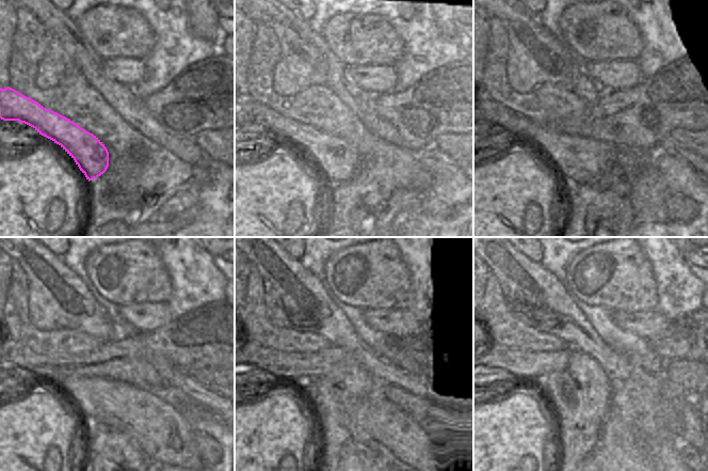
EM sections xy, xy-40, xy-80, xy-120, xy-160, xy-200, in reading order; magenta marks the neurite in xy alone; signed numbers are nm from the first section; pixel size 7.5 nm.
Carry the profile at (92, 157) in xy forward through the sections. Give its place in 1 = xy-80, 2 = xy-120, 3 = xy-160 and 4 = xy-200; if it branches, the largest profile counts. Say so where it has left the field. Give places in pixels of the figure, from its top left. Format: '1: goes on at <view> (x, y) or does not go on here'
1: goes on at xy-80 (579, 160)
2: goes on at xy-120 (159, 427)
3: goes on at xy-160 (413, 438)
4: goes on at xy-200 (670, 451)

